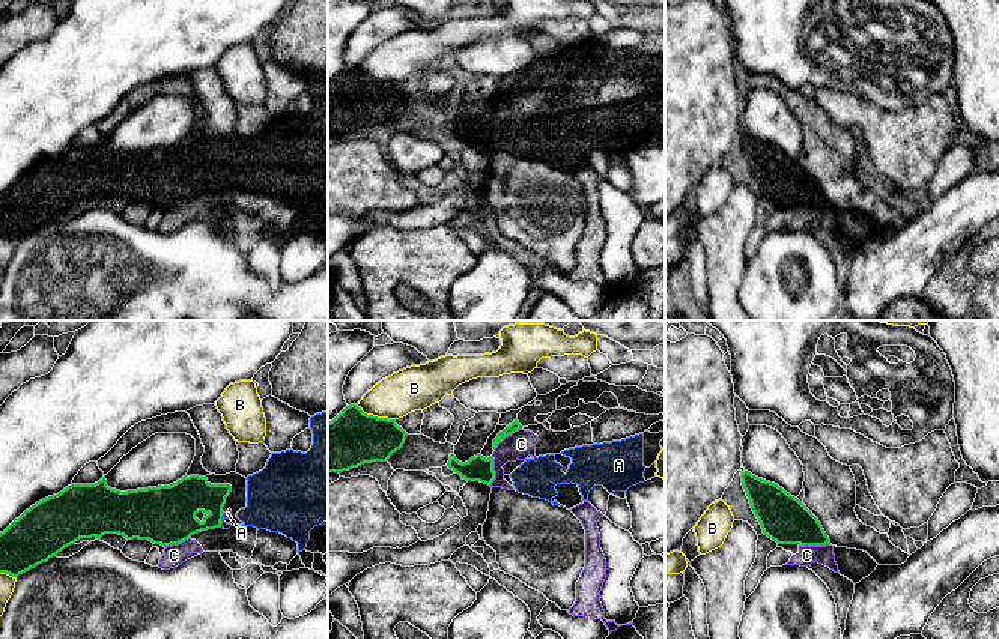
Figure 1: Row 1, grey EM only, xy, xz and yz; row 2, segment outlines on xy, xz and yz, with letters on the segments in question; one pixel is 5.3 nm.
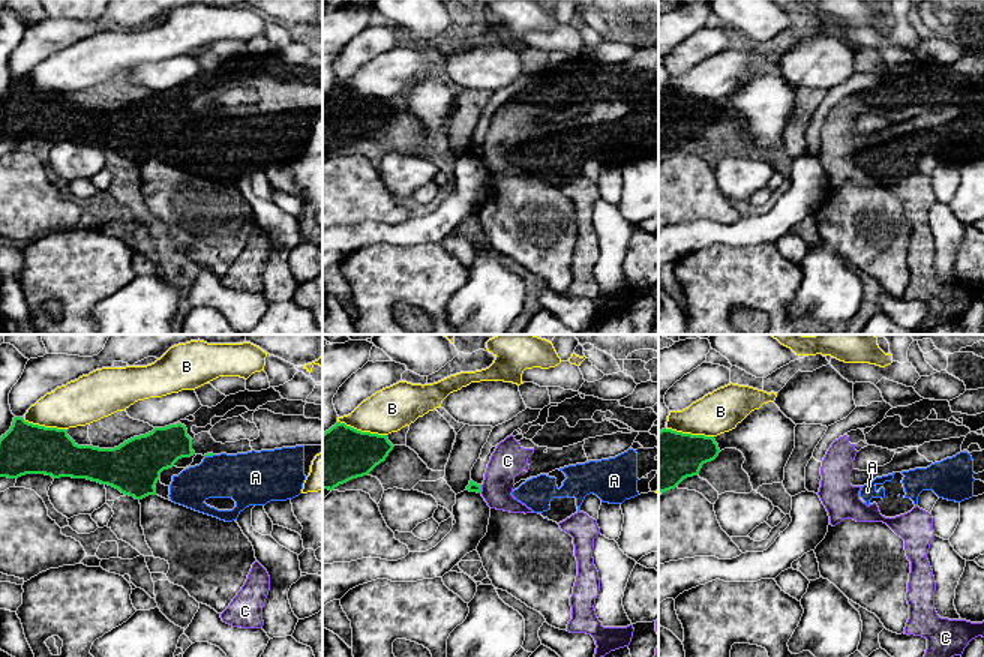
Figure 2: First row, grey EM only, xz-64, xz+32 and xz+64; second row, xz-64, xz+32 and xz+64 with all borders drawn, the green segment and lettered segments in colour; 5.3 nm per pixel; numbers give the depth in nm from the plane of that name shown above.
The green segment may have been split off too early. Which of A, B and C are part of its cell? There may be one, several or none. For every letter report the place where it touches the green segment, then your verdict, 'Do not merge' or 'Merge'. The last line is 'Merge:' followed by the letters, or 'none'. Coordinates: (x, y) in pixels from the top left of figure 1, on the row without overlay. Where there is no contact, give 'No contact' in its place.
A: Touches green at xy (221, 182). Merge
B: Touches green at xz (375, 80). Do not merge
C: Touches green at yz (814, 208). Do not merge
Merge: A

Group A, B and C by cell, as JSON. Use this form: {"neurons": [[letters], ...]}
{"neurons": [["A"], ["B"], ["C"]]}

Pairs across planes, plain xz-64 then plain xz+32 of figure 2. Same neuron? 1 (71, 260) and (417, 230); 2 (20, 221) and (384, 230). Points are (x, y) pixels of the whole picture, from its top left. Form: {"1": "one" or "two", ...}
{"1": "two", "2": "two"}

